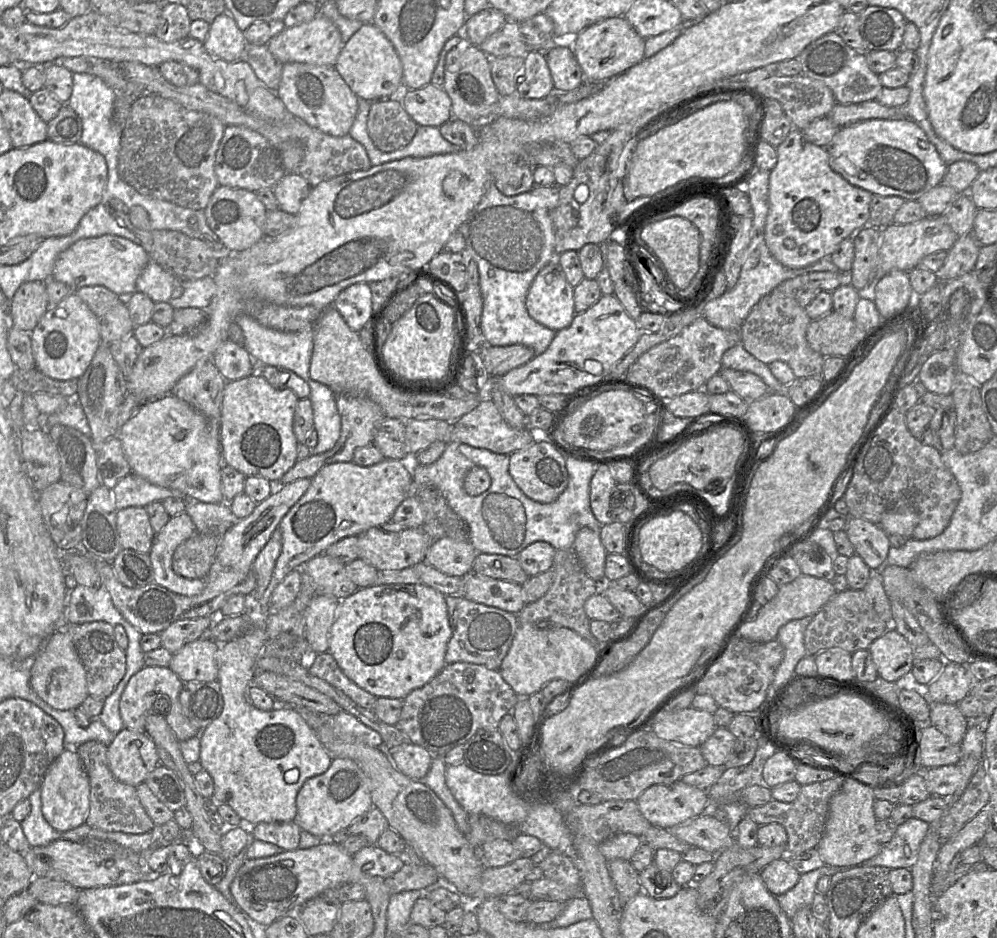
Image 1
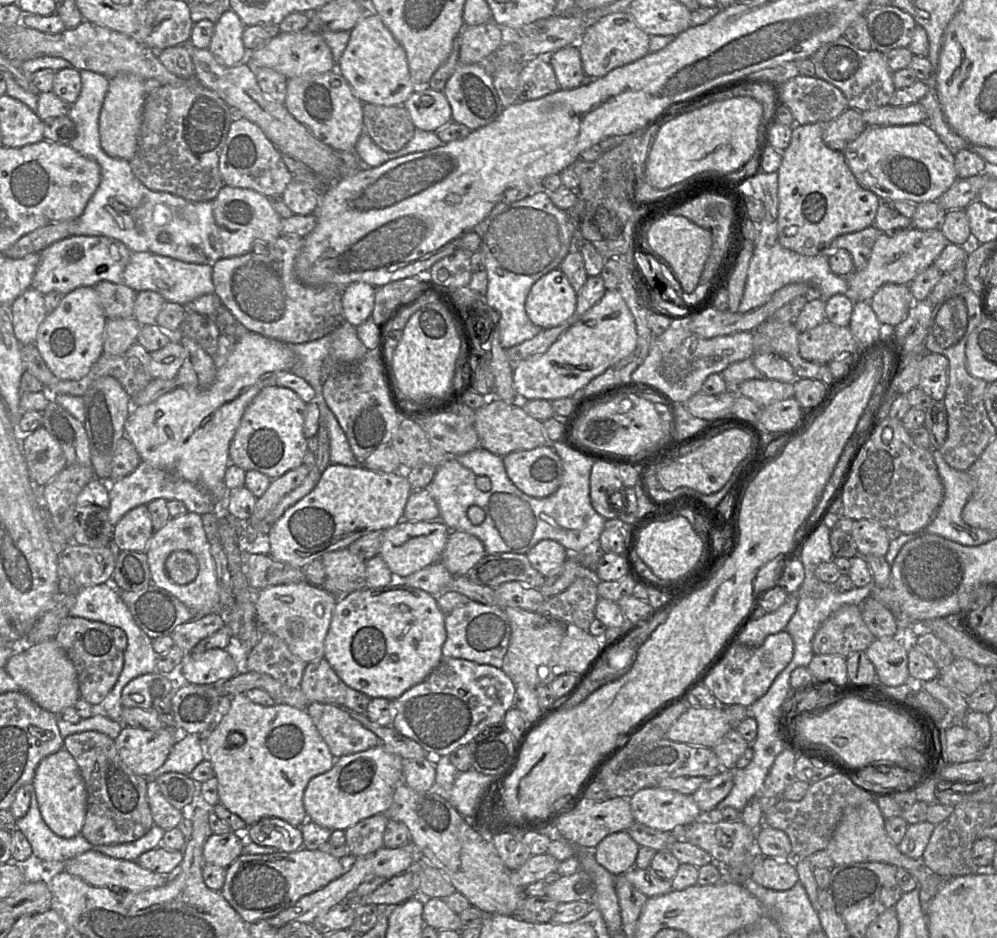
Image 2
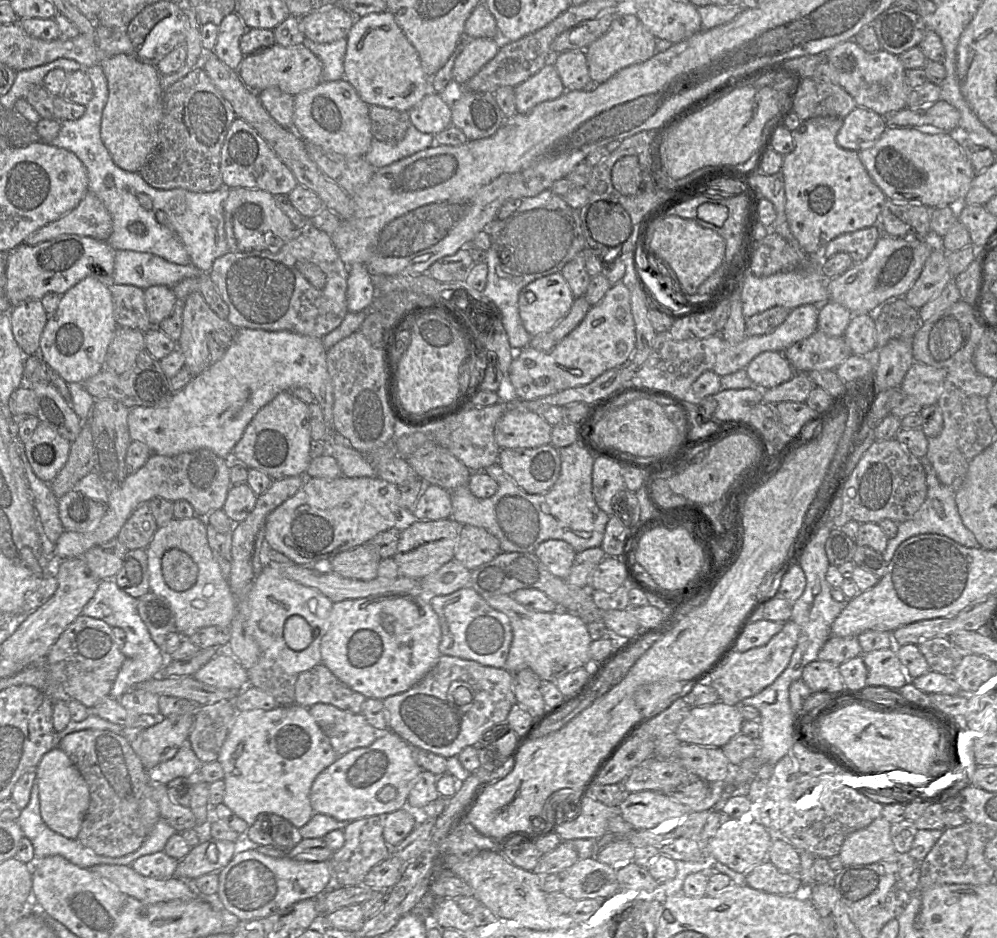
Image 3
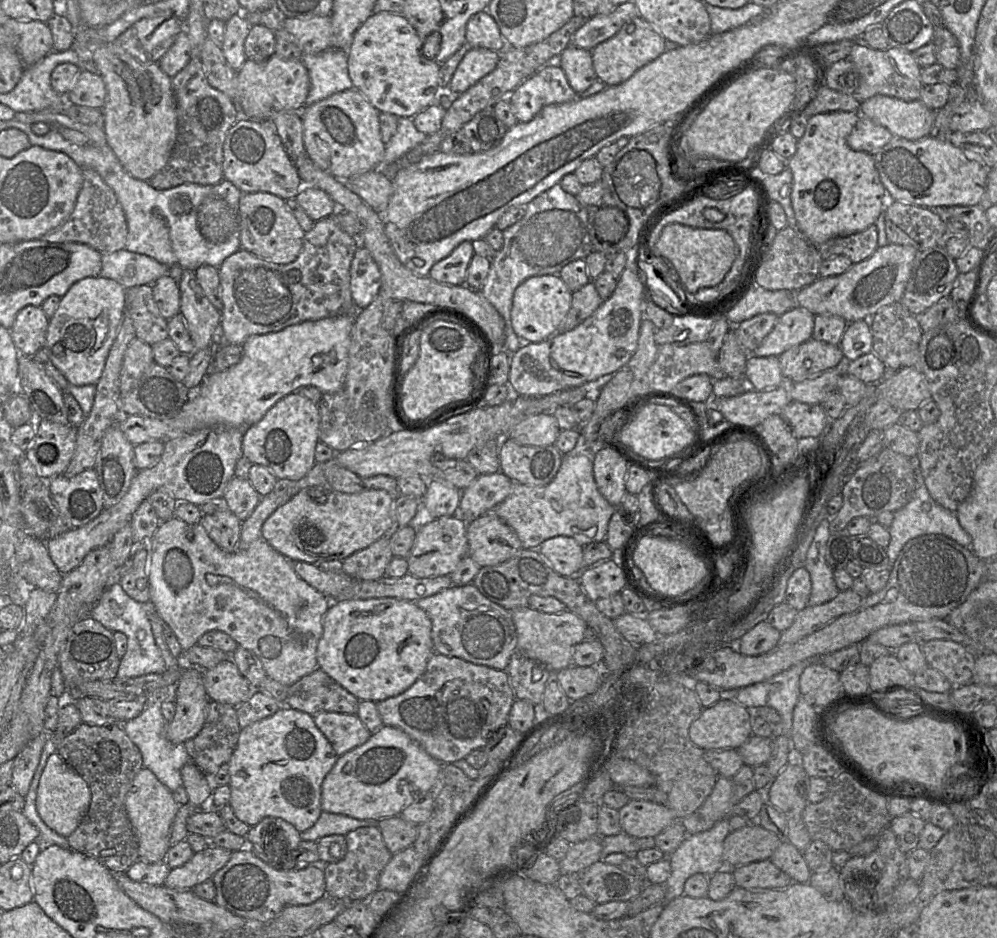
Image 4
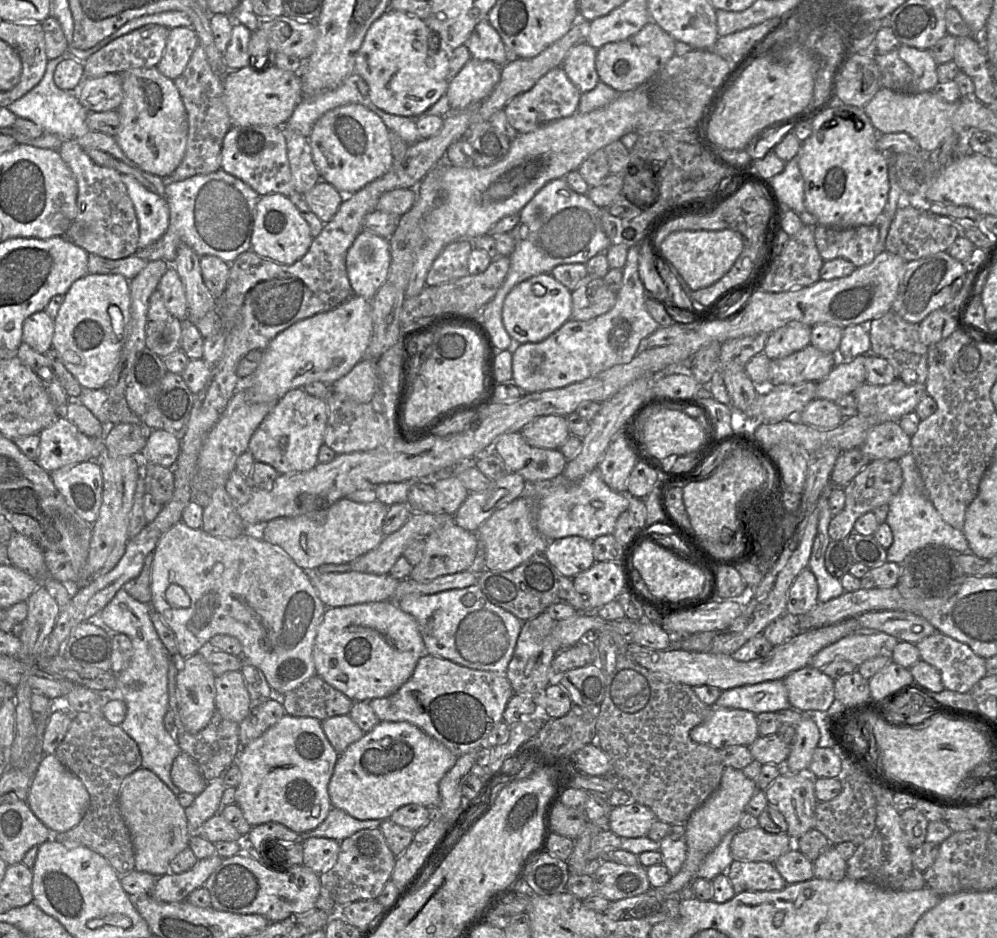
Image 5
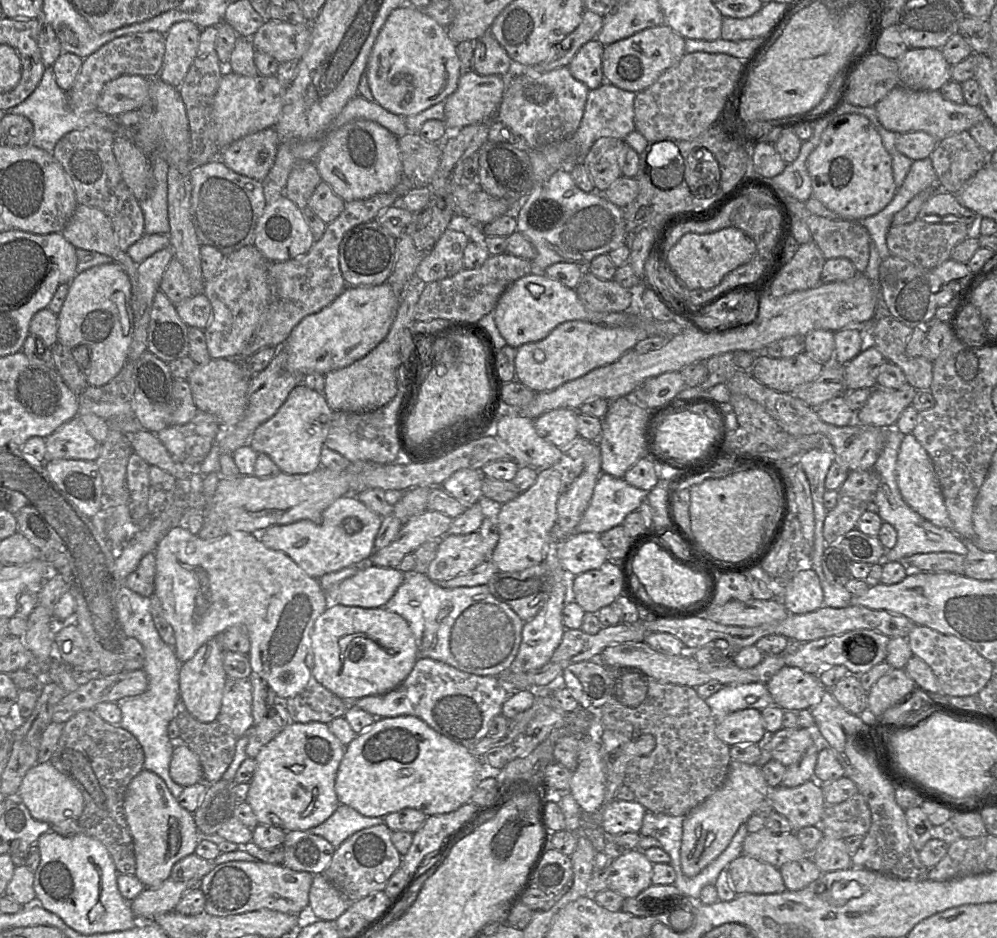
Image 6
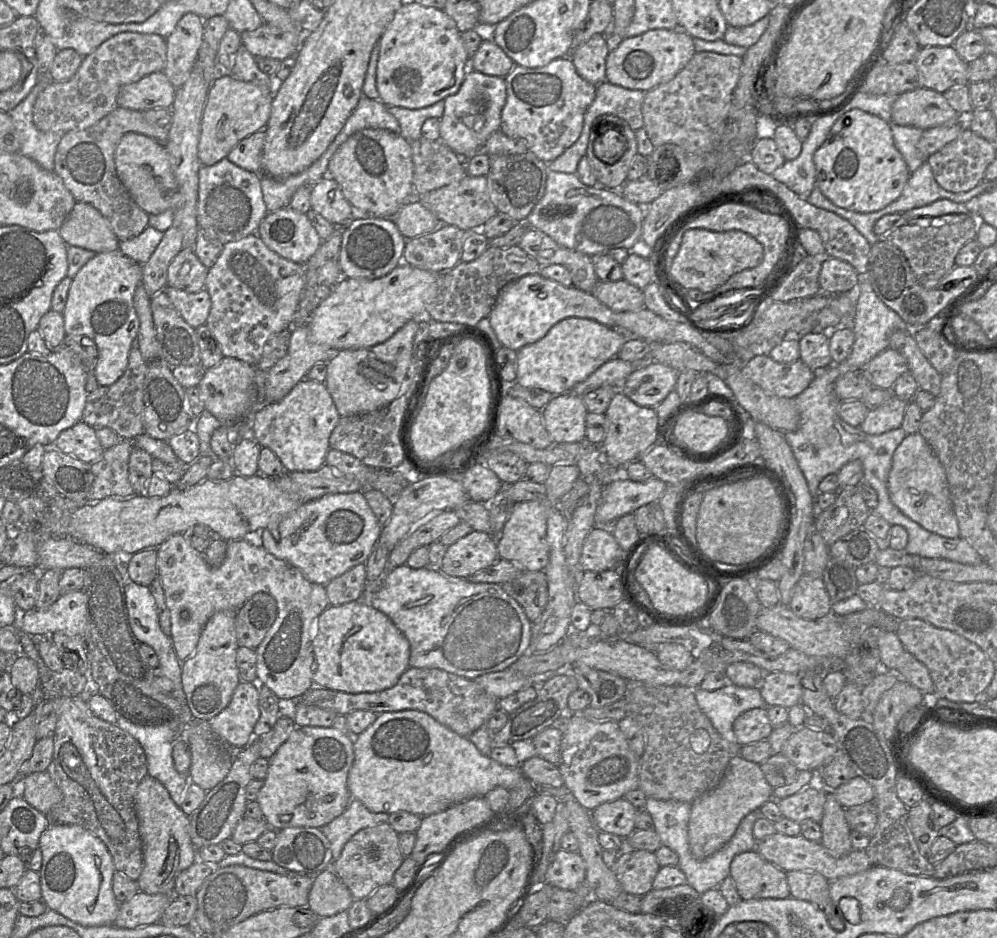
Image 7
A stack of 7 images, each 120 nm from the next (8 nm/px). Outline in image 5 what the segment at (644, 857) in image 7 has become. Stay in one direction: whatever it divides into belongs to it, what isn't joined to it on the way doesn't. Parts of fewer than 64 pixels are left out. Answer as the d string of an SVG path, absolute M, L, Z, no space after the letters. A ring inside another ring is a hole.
M603 861L590 876L595 883L594 893L611 902L640 895L651 888L646 868L641 864L629 866L614 861Z

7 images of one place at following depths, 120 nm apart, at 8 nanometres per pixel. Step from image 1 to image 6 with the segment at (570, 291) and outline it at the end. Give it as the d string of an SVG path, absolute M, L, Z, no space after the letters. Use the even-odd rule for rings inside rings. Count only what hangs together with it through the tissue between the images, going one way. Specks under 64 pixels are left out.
M532 272L513 282L494 308L495 323L507 345L520 346L545 339L558 325L581 320L606 327L640 327L643 319L631 311L594 312L585 308L575 289L552 279L544 272Z

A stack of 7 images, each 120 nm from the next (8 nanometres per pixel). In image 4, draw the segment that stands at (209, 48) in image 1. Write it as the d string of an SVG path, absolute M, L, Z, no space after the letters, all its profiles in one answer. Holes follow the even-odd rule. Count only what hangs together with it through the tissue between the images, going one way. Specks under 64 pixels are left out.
M241 6L238 13L225 23L224 41L221 48L227 62L234 70L239 70L247 60L244 42L253 26L246 19L248 12Z

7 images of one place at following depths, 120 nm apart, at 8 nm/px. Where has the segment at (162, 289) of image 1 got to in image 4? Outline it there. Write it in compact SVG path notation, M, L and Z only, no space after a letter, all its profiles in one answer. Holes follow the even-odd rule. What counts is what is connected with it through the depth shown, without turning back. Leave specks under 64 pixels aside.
M125 249L102 254L100 276L116 281L125 289L152 285L168 273L169 267L147 255Z

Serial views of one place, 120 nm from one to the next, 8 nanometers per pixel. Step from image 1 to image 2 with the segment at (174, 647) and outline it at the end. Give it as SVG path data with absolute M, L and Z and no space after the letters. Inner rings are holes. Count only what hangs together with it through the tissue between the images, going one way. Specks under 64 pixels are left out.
M213 612L178 625L169 635L175 646L189 654L198 642L224 625L225 616L220 612Z

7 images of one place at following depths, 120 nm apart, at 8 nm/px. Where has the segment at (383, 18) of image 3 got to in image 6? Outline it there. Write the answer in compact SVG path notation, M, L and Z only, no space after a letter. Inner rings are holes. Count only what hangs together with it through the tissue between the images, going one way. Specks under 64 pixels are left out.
M405 4L393 10L381 28L370 53L366 73L375 102L387 111L406 118L445 101L456 91L463 69L457 55L457 44L450 39L447 29L422 9Z

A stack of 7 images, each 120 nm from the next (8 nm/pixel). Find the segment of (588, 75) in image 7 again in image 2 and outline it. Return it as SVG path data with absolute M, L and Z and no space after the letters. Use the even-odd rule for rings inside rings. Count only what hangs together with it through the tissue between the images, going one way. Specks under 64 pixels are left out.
M569 45L556 50L546 57L553 68L561 90L571 90L584 84L584 73L579 50L576 45Z

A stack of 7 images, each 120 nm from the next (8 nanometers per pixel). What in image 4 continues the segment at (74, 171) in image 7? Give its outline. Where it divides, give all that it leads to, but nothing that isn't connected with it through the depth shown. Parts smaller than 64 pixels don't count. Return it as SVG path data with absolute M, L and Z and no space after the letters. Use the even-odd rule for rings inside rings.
M82 169L83 183L75 207L58 227L48 231L41 239L56 242L74 242L90 246L101 254L125 249L128 226L124 211L114 191L94 170Z

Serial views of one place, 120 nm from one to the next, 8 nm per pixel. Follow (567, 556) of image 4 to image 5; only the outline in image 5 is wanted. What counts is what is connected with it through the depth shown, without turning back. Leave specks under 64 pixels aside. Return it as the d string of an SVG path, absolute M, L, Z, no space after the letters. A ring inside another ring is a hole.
M580 536L551 540L543 554L560 574L571 579L595 563L592 541Z

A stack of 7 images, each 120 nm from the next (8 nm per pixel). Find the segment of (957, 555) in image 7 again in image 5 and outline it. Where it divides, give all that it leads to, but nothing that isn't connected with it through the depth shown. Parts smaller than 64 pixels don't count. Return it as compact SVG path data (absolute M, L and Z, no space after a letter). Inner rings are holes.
M911 452L899 463L903 483L899 491L887 503L889 506L885 523L893 534L893 542L887 548L887 561L901 564L913 551L929 544L945 546L960 553L969 552L969 543L962 530L955 529L946 523L930 499Z

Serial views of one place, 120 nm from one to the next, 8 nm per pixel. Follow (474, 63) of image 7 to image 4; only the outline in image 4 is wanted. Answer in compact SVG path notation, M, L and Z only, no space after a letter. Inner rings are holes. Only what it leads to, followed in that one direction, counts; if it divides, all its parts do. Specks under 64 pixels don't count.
M487 9L474 14L466 25L466 43L470 48L486 48L496 52L506 50L506 39Z

